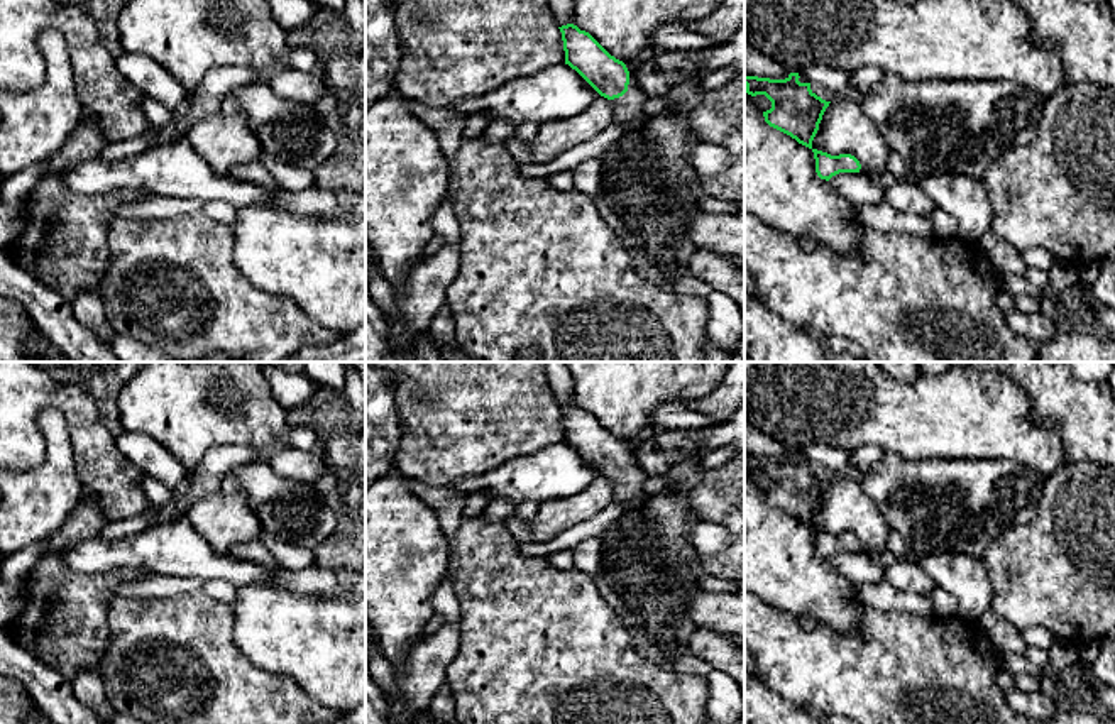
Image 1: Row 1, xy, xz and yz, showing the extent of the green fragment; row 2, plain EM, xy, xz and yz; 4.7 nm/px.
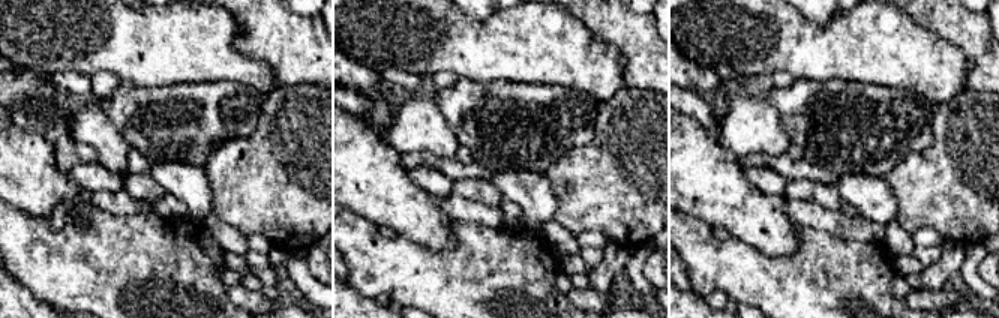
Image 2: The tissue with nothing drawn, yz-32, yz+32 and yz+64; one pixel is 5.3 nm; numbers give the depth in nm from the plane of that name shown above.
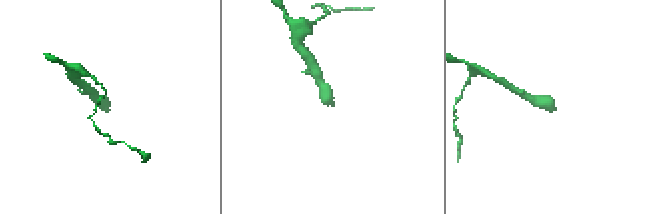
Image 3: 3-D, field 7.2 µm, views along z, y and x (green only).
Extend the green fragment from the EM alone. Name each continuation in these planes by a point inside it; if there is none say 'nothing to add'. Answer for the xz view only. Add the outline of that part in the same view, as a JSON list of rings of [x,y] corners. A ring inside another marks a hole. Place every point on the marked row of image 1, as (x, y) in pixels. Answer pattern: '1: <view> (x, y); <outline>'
1: xz (630, 109); [[[633,83],[628,85],[628,91],[619,96],[611,100],[616,110],[616,120],[618,123],[624,125],[624,135],[629,135],[633,132],[638,132],[648,117],[645,113],[645,103],[648,96],[640,91]]]

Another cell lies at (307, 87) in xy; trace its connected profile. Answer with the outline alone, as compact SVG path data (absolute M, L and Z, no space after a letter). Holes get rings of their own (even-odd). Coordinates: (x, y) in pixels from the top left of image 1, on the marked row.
M283 63L267 74L266 81L276 95L308 105L315 105L325 93L325 81L318 69L301 71Z

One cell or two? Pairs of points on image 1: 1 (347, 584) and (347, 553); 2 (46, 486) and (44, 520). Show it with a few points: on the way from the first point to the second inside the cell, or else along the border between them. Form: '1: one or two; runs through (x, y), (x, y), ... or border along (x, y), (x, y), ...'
1: two; border along (315, 564), (325, 569), (347, 570)
2: one; runs through (49, 494), (44, 511)

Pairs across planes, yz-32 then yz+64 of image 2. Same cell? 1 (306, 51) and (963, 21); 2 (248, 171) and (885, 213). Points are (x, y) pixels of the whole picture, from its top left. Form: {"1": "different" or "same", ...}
{"1": "same", "2": "different"}

